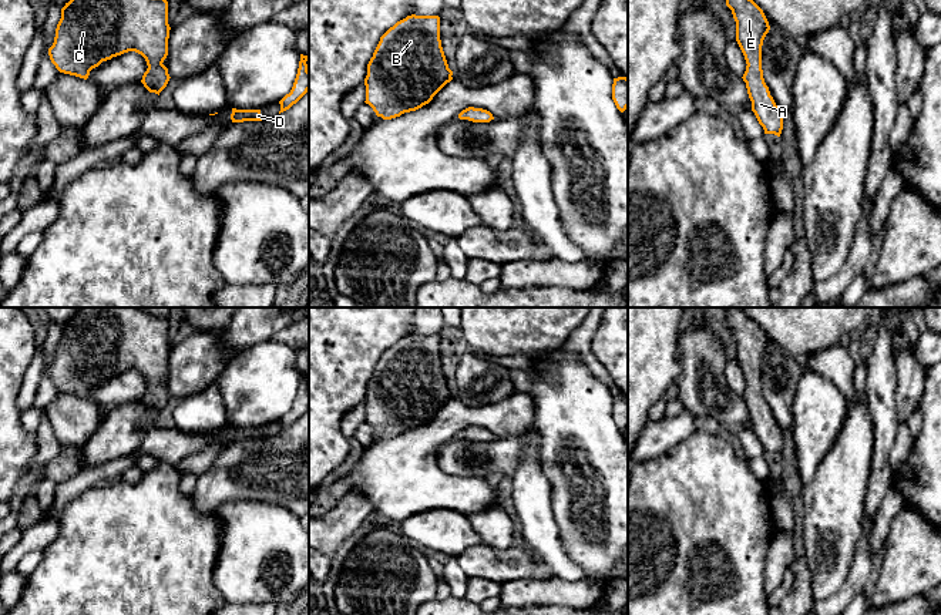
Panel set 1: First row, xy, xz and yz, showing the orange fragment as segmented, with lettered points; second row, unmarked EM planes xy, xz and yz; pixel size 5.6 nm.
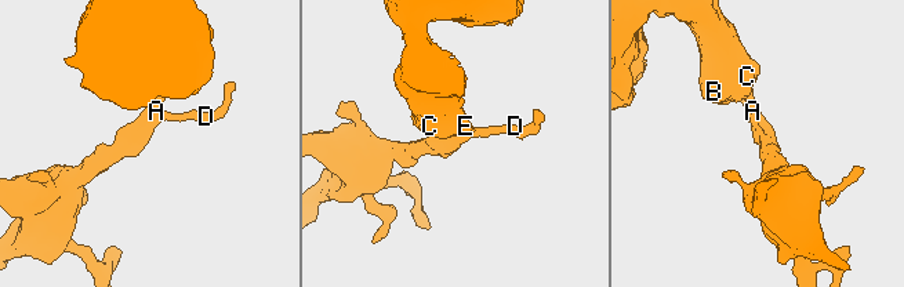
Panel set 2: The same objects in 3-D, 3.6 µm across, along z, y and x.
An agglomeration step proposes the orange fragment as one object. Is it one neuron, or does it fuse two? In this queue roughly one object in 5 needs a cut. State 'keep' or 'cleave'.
keep

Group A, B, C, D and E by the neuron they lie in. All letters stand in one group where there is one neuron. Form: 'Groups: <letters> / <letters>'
Groups: A B C D E

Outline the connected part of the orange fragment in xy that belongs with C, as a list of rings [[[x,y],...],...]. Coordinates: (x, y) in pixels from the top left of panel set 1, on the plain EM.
[[[80,308],[61,327],[61,337],[56,347],[54,362],[48,367],[48,374],[60,391],[87,399],[90,390],[102,380],[128,370],[135,370],[145,377],[148,384],[141,401],[149,411],[159,414],[171,397],[168,387],[162,383],[168,374],[169,349],[168,320],[164,316],[152,316],[141,308]]]

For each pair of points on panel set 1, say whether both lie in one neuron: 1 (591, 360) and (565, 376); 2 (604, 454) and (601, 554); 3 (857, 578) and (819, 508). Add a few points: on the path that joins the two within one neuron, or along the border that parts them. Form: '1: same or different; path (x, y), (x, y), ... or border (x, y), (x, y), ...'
1: different; border (561, 348), (577, 356), (597, 379), (605, 383)
2: same; path (605, 479), (611, 500), (611, 530)
3: different; border (860, 533), (849, 575), (833, 594)

